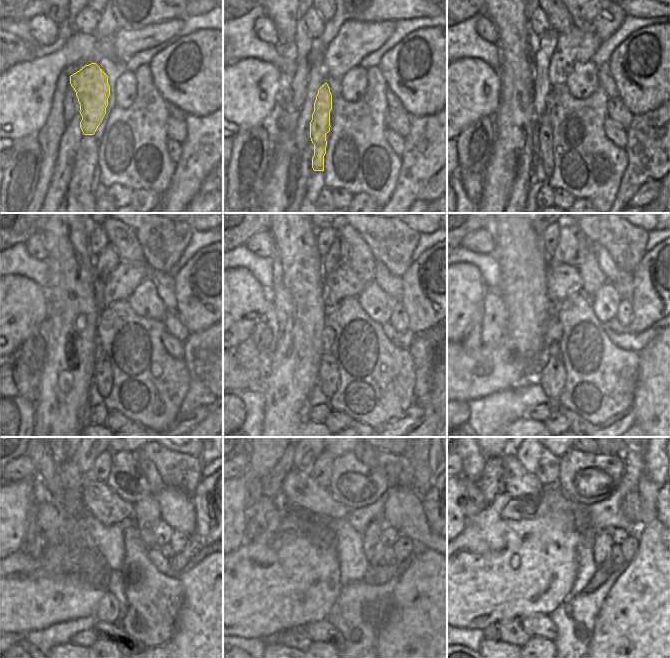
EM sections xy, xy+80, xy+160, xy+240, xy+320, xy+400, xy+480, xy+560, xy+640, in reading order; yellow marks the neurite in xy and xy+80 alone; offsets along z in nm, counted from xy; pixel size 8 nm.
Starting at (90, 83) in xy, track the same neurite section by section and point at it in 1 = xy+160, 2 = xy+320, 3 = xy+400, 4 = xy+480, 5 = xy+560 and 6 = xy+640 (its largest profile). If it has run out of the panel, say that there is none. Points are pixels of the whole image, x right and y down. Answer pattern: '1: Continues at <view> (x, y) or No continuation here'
1: Continues at xy+160 (545, 139)
2: Continues at xy+320 (328, 377)
3: Continues at xy+400 (552, 378)
4: Continues at xy+480 (108, 609)
5: Continues at xy+560 (335, 609)
6: Continues at xy+640 (568, 608).

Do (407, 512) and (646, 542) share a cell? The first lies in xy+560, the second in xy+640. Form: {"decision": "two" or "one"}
{"decision": "two"}

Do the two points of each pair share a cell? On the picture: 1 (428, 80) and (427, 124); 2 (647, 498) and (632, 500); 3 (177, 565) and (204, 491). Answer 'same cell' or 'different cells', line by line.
1: different cells
2: different cells
3: same cell

